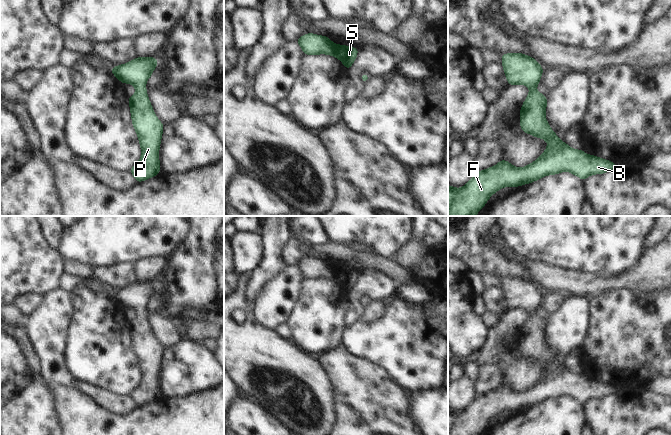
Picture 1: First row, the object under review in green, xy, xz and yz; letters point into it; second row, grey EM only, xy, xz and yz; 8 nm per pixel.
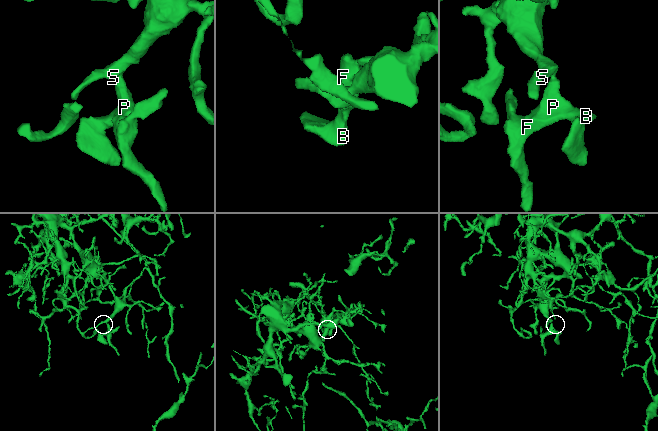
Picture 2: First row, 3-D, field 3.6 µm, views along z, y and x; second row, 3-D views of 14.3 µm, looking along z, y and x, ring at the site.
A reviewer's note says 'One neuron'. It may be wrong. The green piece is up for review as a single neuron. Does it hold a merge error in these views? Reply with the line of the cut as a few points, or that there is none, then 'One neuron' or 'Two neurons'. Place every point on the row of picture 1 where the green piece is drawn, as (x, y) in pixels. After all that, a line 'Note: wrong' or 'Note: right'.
No split. One neuron.
Note: right

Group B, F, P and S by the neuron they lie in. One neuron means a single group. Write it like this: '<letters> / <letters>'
B F P S

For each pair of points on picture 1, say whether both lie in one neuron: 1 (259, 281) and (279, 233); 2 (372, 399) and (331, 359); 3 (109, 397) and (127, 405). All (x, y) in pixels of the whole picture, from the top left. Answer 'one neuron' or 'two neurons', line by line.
1: one neuron
2: one neuron
3: one neuron

